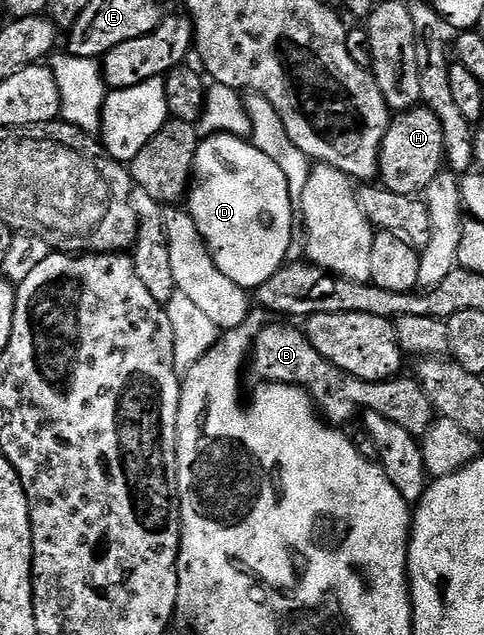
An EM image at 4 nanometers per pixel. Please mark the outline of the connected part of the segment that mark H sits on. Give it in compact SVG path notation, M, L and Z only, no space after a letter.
M426 108L404 110L392 117L379 149L378 181L389 192L419 196L445 166L445 132L441 120Z

